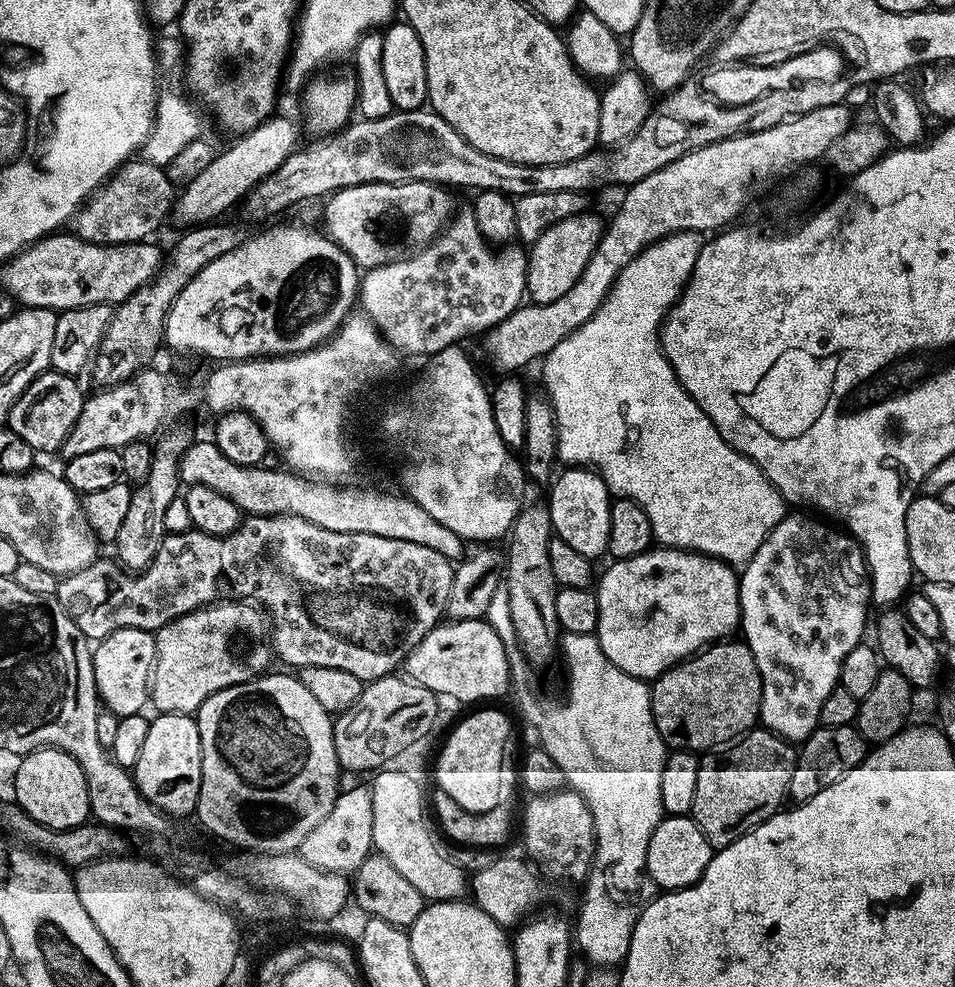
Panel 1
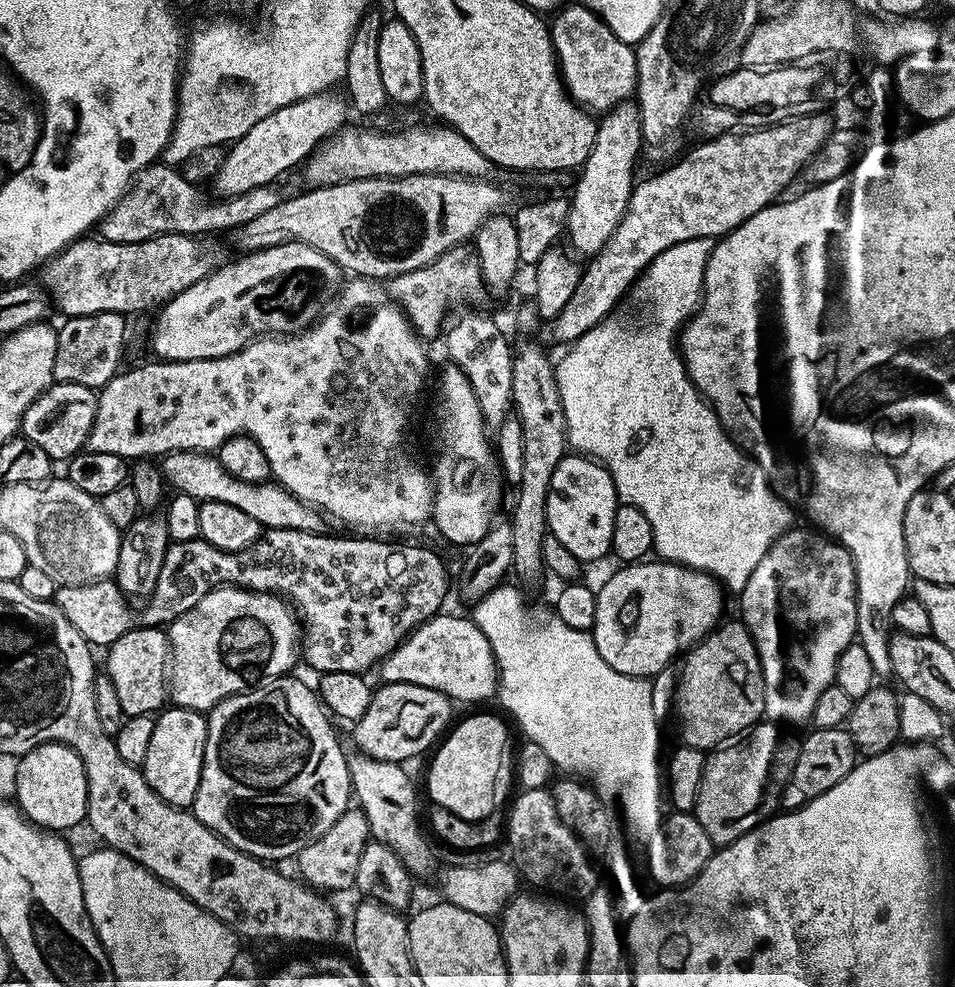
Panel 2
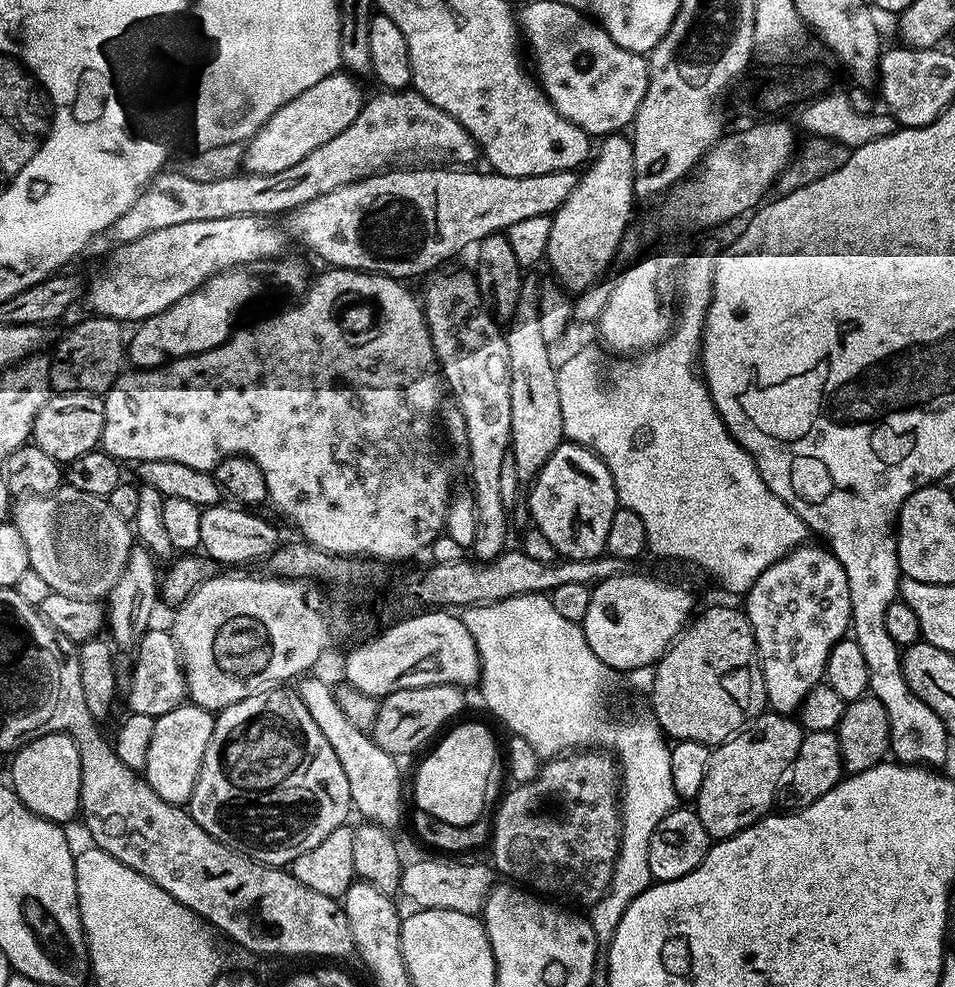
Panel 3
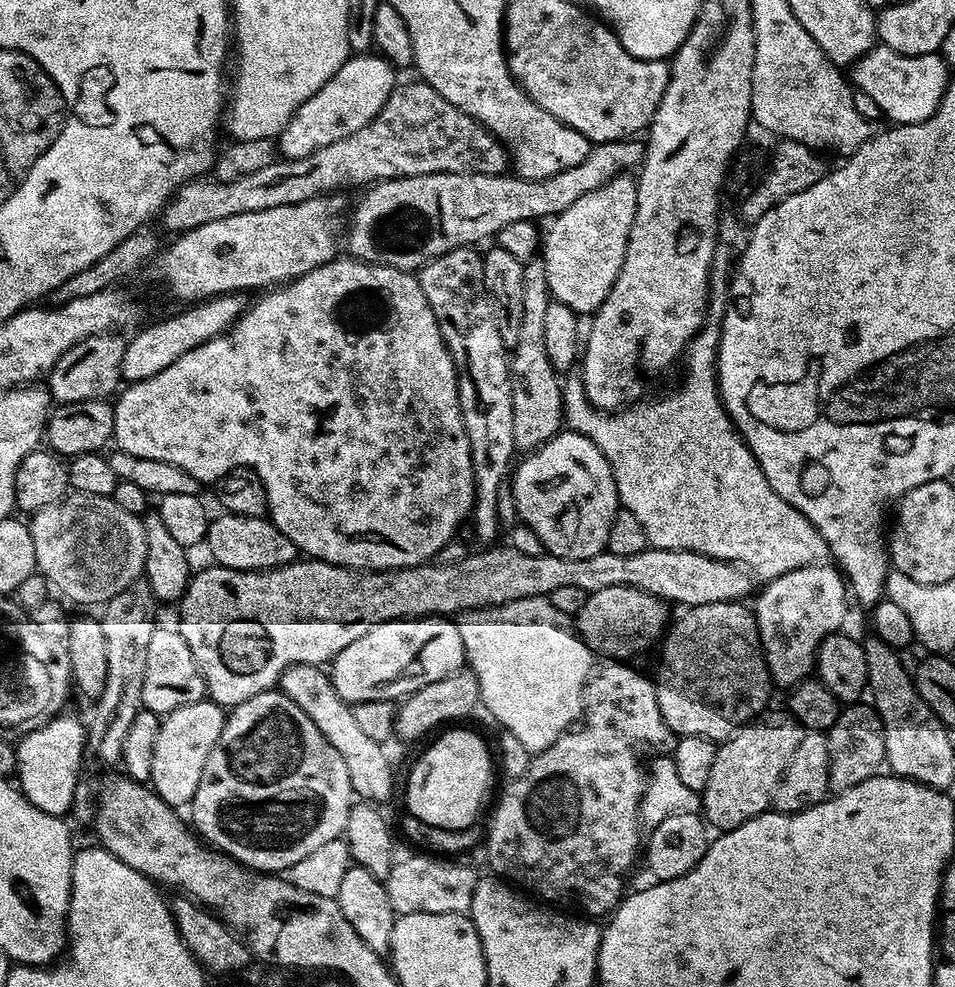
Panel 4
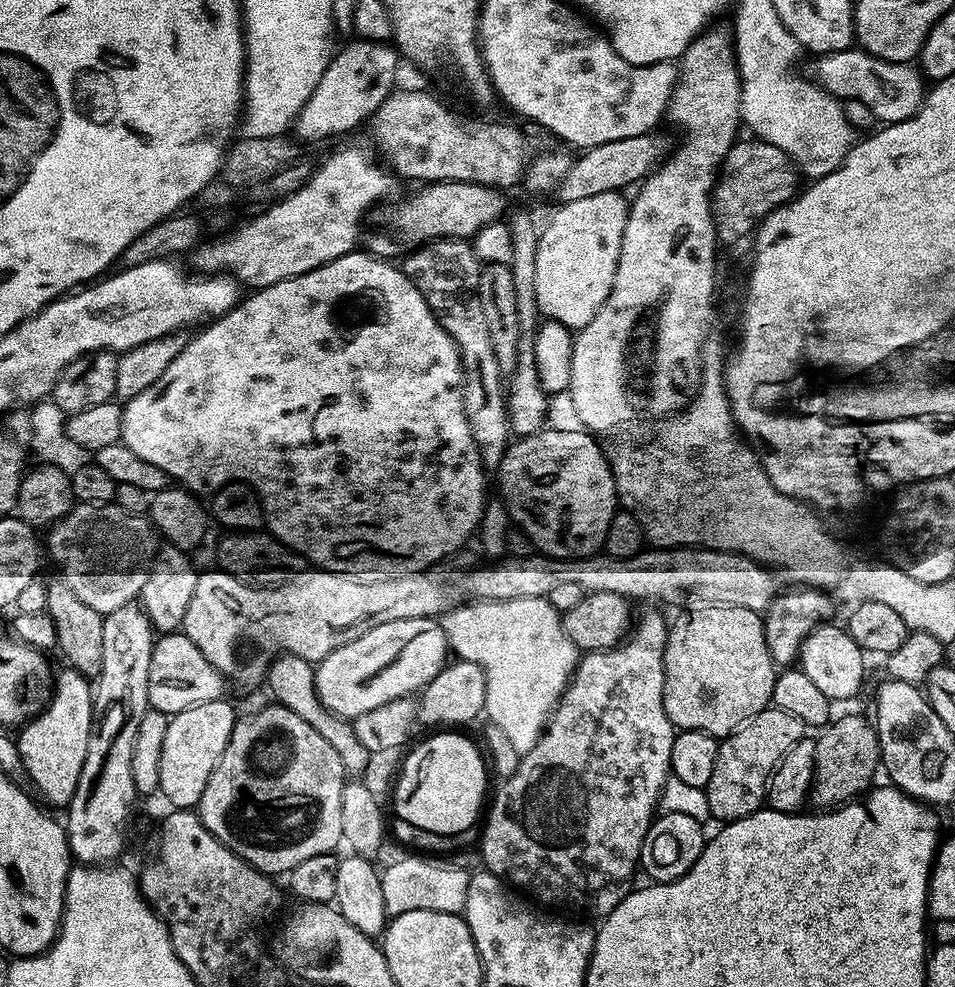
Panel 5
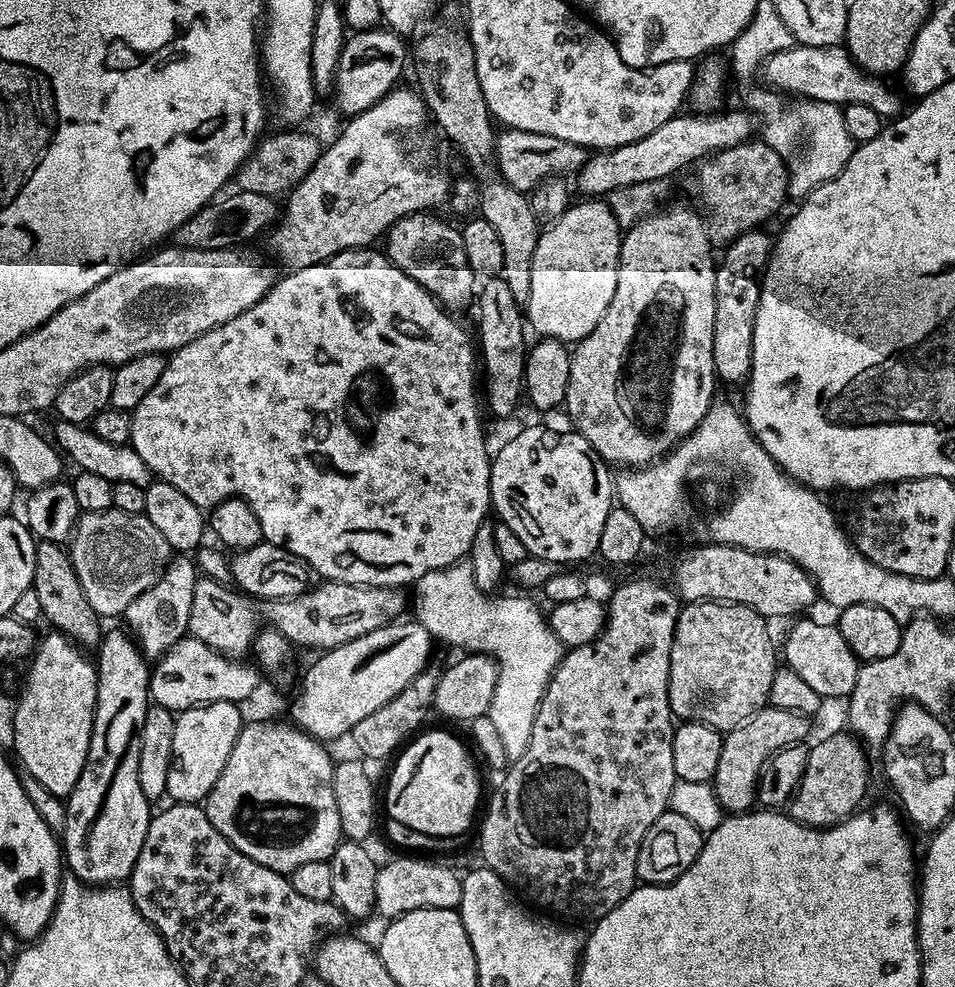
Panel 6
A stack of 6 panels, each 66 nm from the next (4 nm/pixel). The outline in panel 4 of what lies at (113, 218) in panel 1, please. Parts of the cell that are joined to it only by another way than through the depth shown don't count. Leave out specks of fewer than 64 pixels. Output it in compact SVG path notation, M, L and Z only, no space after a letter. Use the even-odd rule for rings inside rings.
M423 82L415 83L404 85L401 83L396 86L376 116L366 122L360 130L332 145L314 150L308 157L300 157L297 160L281 159L279 162L268 164L262 170L254 170L254 174L246 174L234 182L222 182L215 178L197 178L181 184L172 193L172 199L162 209L165 226L172 231L172 234L189 232L191 228L197 228L206 222L218 222L234 214L250 214L258 210L270 210L274 206L290 206L298 202L306 202L314 196L344 190L340 188L352 188L355 184L371 186L382 180L397 180L407 176L421 176L422 174L501 175L506 168L504 145L489 135L476 120L462 114L454 106L450 106L438 93L433 91L430 85Z

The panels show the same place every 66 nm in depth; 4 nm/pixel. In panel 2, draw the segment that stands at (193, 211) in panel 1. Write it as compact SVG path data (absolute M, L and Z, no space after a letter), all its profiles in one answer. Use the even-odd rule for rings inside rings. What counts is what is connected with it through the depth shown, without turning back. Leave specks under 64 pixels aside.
M333 91L296 100L290 106L280 107L273 114L262 118L257 125L229 147L218 174L212 179L217 197L228 199L258 186L273 184L286 170L299 167L327 138L336 134L344 125L347 101Z

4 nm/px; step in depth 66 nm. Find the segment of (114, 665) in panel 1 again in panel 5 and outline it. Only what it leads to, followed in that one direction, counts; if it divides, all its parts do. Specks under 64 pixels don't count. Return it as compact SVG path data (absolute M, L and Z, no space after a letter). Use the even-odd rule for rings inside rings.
M177 630L161 635L152 645L150 658L150 678L148 679L148 707L162 710L168 717L186 710L190 706L198 706L207 700L218 700L225 695L226 681L221 672L190 642L183 631Z

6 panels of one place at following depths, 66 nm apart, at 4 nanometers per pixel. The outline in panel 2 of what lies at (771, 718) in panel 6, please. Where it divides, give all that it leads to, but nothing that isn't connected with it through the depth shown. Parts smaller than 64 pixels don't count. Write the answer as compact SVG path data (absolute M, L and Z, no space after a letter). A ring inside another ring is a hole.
M761 722L751 729L743 738L713 751L704 761L704 773L698 790L698 802L694 809L696 820L706 830L713 845L733 844L747 832L759 828L765 820L777 811L776 803L792 779L798 751L797 741L783 736L781 725L775 722Z

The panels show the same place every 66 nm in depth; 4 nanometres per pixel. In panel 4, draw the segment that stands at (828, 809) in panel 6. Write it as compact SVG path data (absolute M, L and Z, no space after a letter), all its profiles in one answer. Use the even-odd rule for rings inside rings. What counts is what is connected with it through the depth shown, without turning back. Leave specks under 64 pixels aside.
M866 702L845 705L840 711L838 721L826 735L830 749L829 789L833 793L844 792L850 786L868 780L877 775L883 767L886 750L885 728L873 705Z

